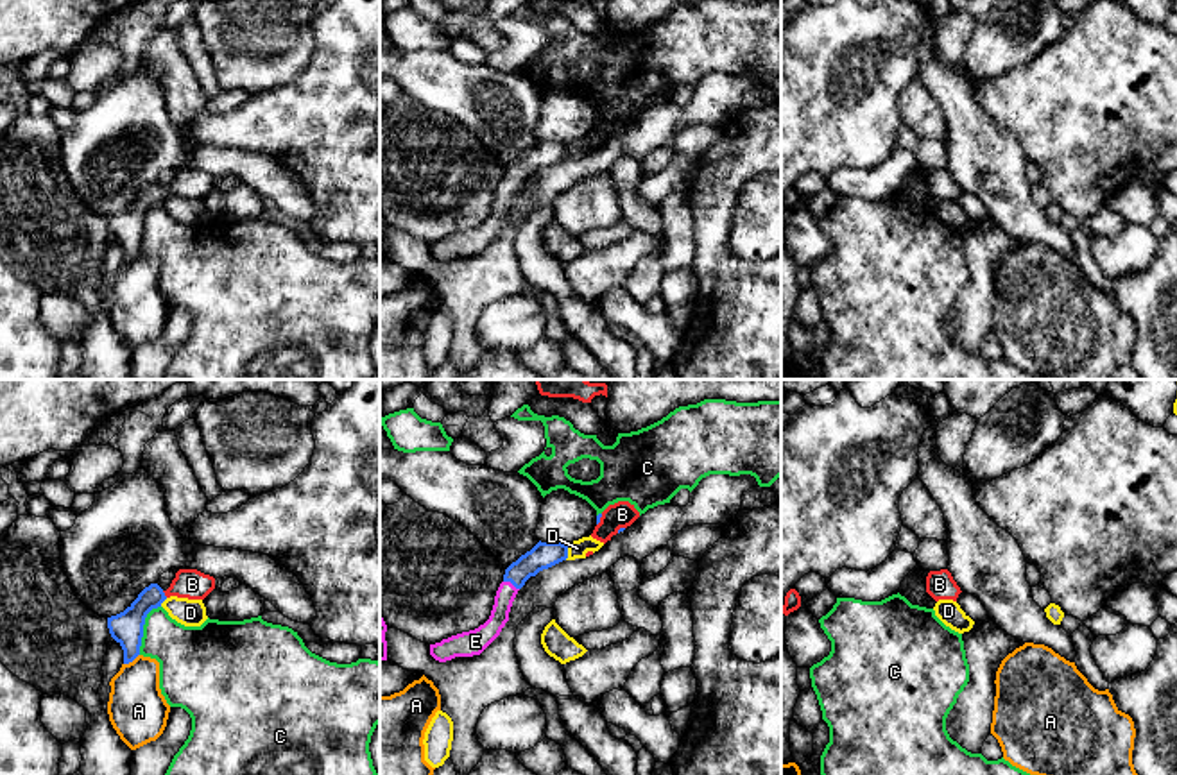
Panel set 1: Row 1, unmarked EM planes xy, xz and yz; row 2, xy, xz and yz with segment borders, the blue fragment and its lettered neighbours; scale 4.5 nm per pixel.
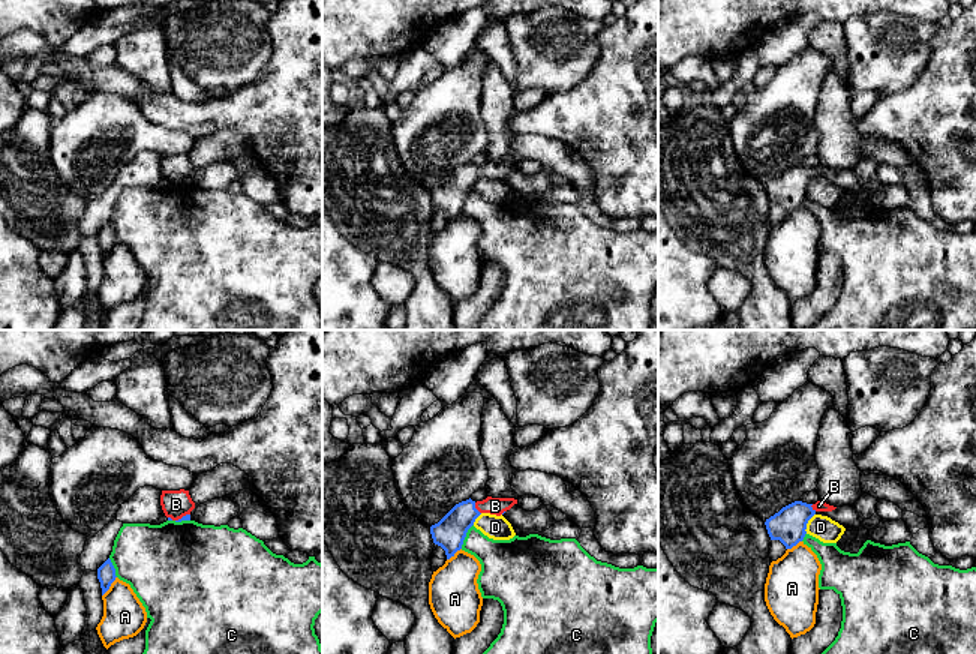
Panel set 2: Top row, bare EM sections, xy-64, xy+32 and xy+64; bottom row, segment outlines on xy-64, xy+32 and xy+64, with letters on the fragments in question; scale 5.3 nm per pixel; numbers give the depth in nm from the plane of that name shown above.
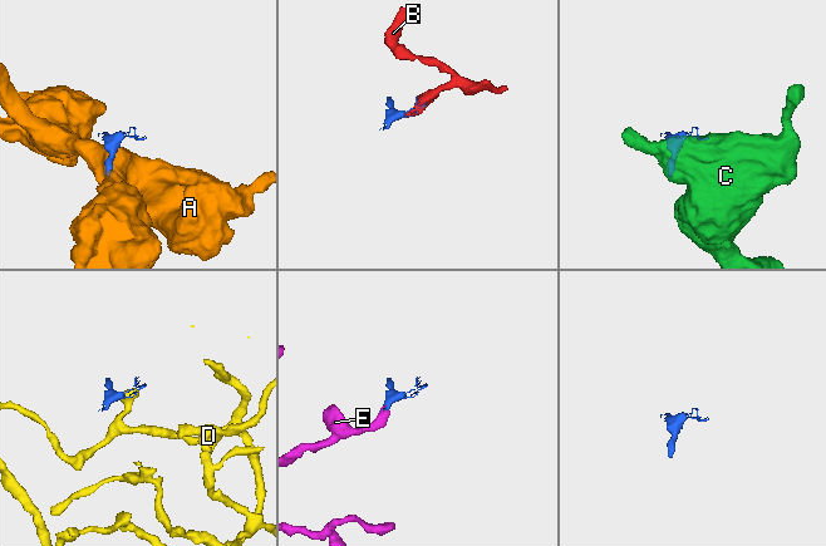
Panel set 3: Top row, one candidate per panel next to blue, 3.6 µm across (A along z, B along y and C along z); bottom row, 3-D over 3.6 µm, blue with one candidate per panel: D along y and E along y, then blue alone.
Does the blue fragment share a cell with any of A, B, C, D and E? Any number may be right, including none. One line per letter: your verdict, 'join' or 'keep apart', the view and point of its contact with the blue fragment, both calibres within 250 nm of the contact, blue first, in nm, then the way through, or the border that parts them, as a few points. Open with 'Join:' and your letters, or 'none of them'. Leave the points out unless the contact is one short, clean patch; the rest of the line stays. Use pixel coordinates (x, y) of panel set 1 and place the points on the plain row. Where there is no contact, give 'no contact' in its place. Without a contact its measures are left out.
Join: B, E
A: keep apart; meets blue in xy at (131, 260); 140 nm thick on the blue side, 260 nm on the other; border along xy (138, 253), (124, 264)
B: join; meets blue in xy at (163, 194); 140 nm thick on the blue side, 140 nm on the other; runs through xy (128, 226), (163, 194), (192, 183)
C: keep apart; meets blue in xy at (142, 228); 140 nm thick on the blue side, 280 nm on the other
D: keep apart; meets blue in xz at (567, 151); 120 nm thick on the blue side, 80 nm on the other; border along xz (565, 144), (567, 158)
E: join; meets blue in xz at (511, 181); 120 nm thick on the blue side, 90 nm on the other; runs through xz (543, 154), (511, 181), (500, 213), (489, 229)

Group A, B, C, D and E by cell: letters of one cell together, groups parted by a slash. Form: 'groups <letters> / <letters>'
groups A / B E / C / D

